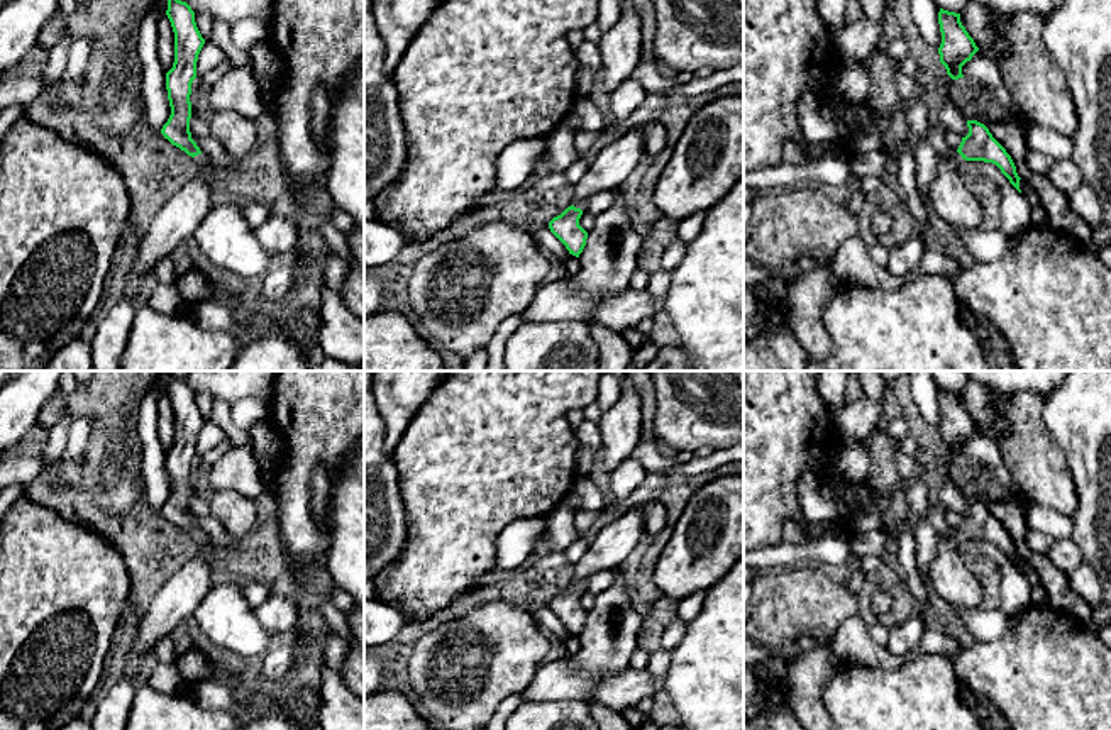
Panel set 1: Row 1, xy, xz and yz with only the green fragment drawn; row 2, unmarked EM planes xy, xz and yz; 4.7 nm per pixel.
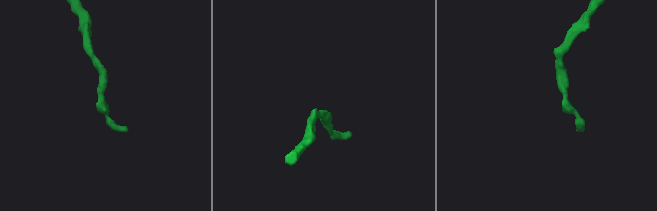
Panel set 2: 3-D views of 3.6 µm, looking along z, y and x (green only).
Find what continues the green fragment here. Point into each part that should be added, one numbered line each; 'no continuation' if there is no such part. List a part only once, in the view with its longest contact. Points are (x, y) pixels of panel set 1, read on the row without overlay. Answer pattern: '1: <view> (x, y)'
1: xz (612, 546)

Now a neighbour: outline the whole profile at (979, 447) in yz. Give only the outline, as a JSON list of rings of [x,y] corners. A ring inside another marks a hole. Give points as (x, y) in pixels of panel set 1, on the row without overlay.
[[[977,430],[972,439],[962,445],[962,454],[967,459],[976,459],[984,462],[987,467],[992,467],[996,479],[1009,491],[1011,498],[1018,498],[1028,506],[1033,505],[1033,500],[1023,493],[1021,486],[1004,467],[996,444],[991,442],[981,430]]]

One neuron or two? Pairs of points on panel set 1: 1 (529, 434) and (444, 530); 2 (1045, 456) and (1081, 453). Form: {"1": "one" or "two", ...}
{"1": "one", "2": "two"}

